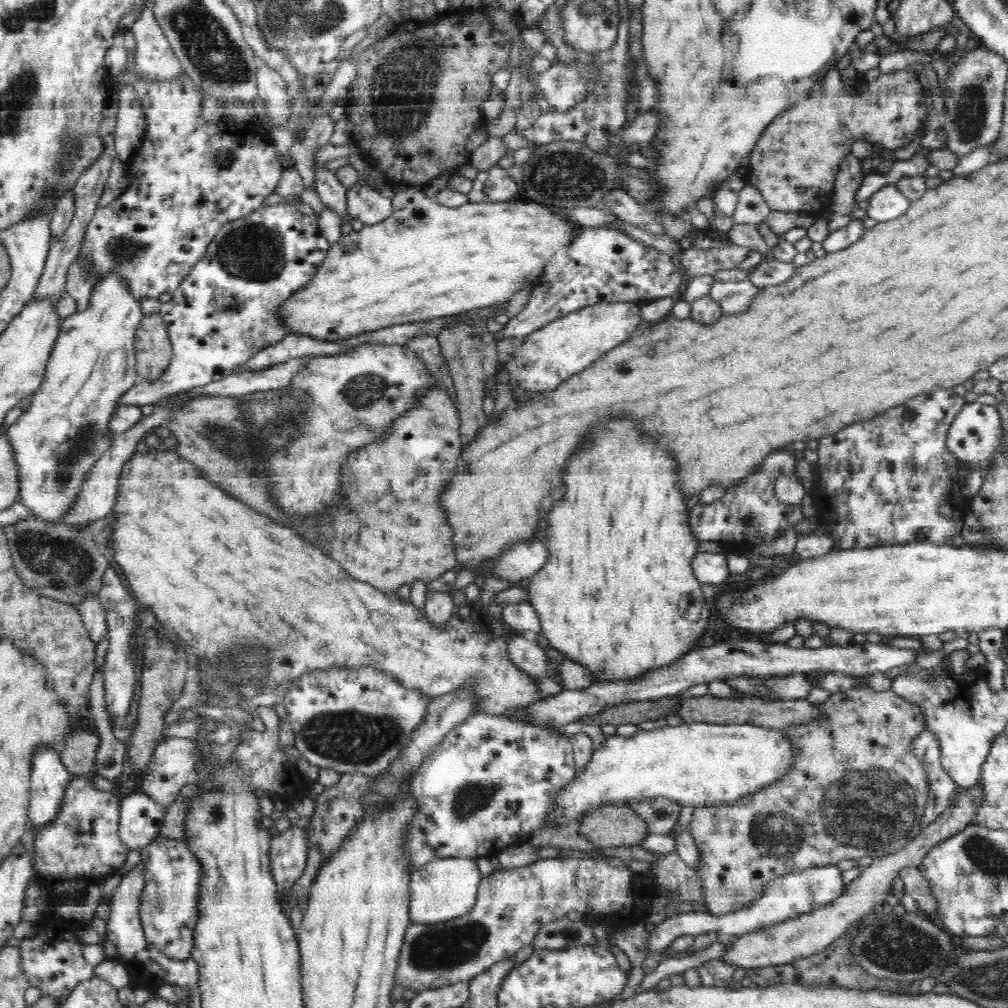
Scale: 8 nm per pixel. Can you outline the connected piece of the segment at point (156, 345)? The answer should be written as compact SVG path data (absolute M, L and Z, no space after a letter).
M159 313L145 315L134 338L135 369L139 380L160 378L171 361L172 345Z

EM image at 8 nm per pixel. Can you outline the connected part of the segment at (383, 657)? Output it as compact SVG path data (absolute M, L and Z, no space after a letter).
M161 447L158 448L158 452L148 452L148 454L138 452L130 462L125 463L118 482L115 508L111 511L113 522L109 542L112 552L114 552L113 560L118 562L122 575L126 576L126 580L130 584L130 592L138 605L141 609L150 610L161 624L166 624L172 630L176 630L178 638L182 642L186 642L185 646L193 654L190 657L191 662L197 662L200 658L205 658L205 660L214 662L214 664L218 664L220 660L226 662L226 656L230 656L230 652L236 652L240 648L252 648L252 646L258 644L268 652L268 660L270 660L268 672L266 672L264 682L260 686L262 690L276 690L280 684L298 680L303 674L312 674L314 670L328 670L329 667L334 666L376 666L379 670L391 674L404 686L419 687L424 694L432 699L448 694L452 690L471 685L471 690L475 690L475 694L479 694L476 713L499 715L522 723L525 723L525 720L522 714L518 712L518 707L528 706L530 702L536 702L537 699L551 697L540 691L538 679L526 675L524 671L510 663L506 642L508 632L504 628L504 624L500 624L494 618L488 607L480 606L480 602L467 602L465 605L455 607L451 619L436 627L426 619L422 610L412 605L411 601L404 601L400 597L388 597L388 594L380 592L372 585L350 578L339 562L330 558L320 547L306 541L294 529L274 522L271 518L268 518L268 515L260 514L259 511L248 507L239 499L232 498L206 477L184 476L184 478L178 478L178 476L172 476L172 474L178 474L178 454L176 454L176 451L169 449L162 452Z

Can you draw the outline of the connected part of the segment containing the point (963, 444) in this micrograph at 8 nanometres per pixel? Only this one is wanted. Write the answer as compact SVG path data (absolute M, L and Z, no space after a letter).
M977 400L973 403L967 402L949 426L948 451L957 460L970 462L970 466L976 466L980 470L988 470L992 466L992 458L994 458L996 446L1000 444L1002 432L1004 430L1000 426L1000 416L993 405L982 404Z

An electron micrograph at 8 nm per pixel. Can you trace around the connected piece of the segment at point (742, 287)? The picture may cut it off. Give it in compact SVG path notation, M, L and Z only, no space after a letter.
M750 279L740 282L714 281L708 295L720 303L724 314L738 314L740 310L744 310L746 306L752 304L752 298L761 290L760 287L756 287L754 283L750 282Z

